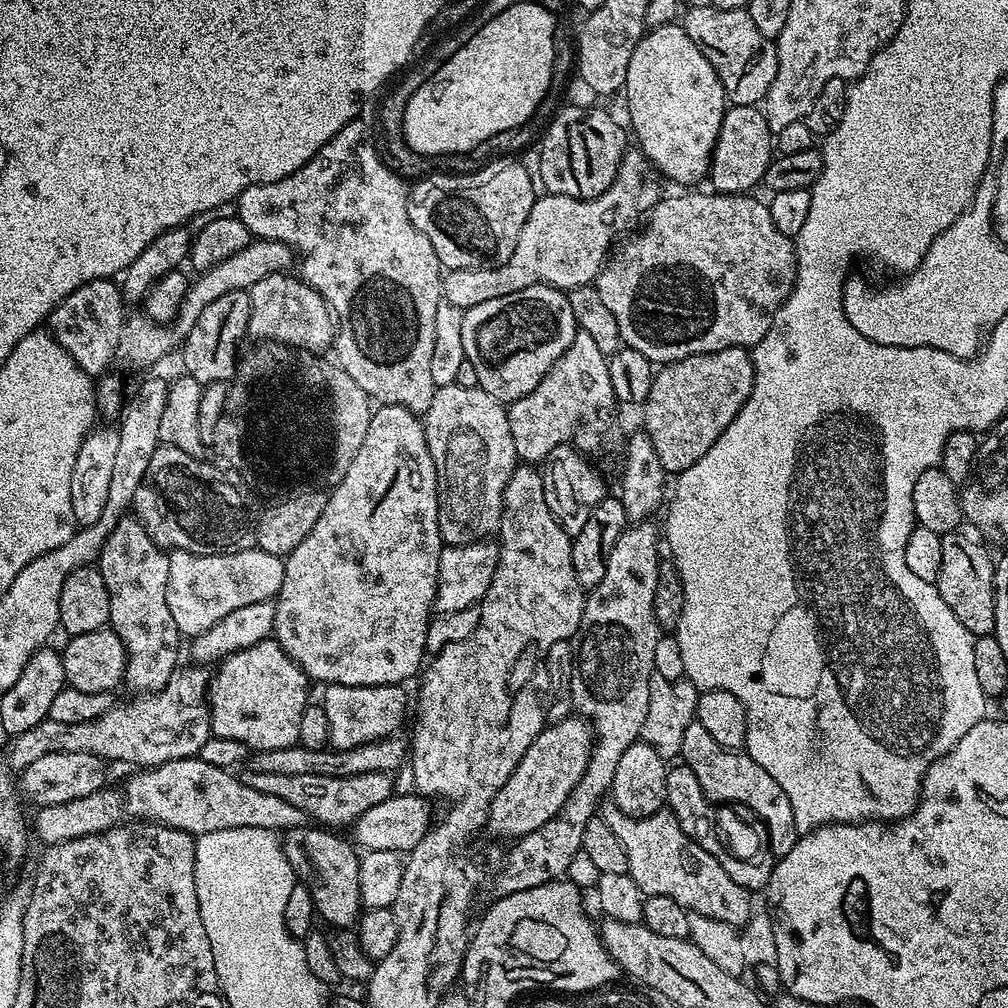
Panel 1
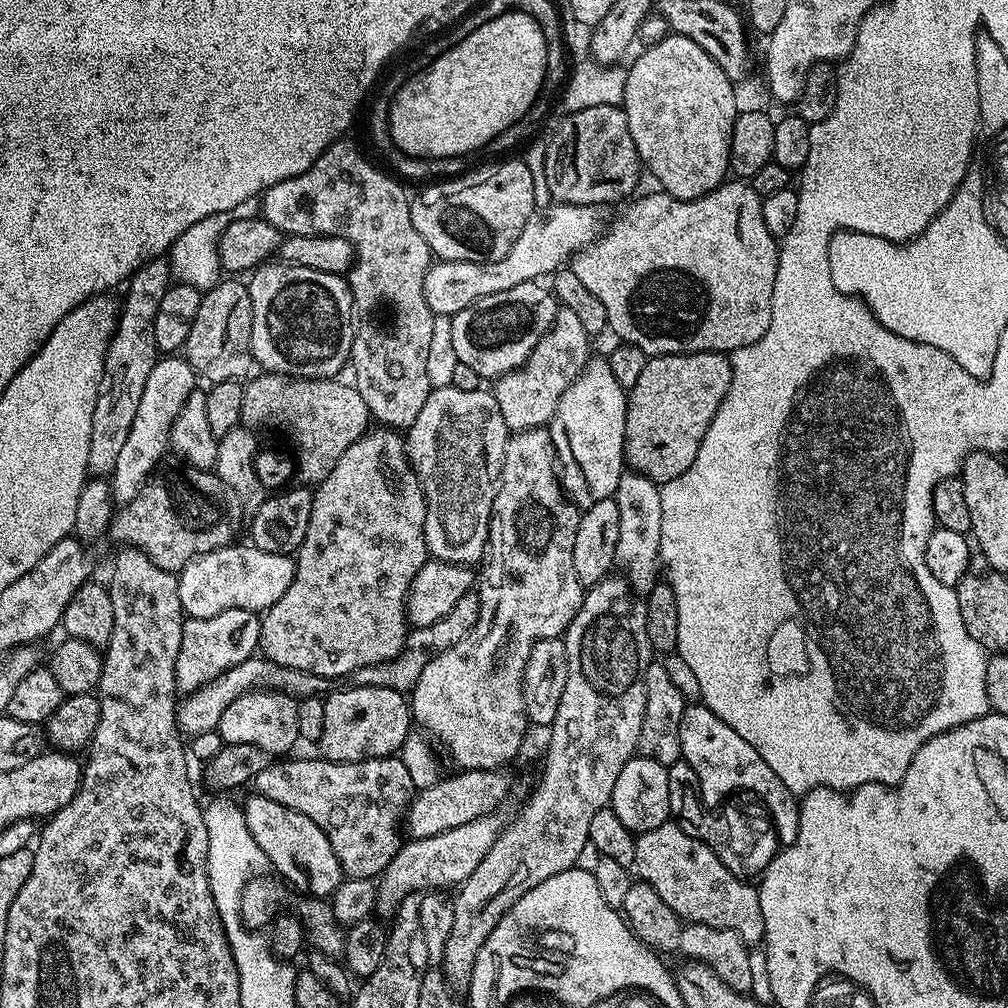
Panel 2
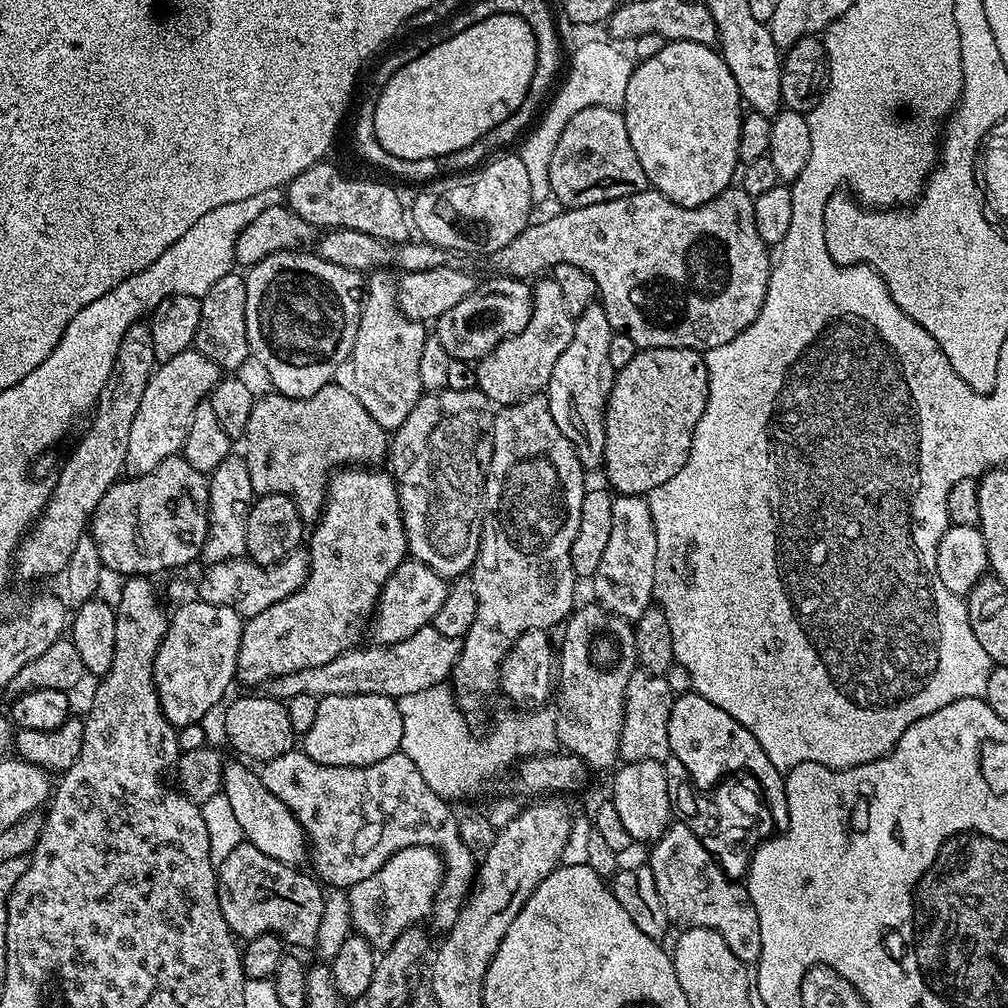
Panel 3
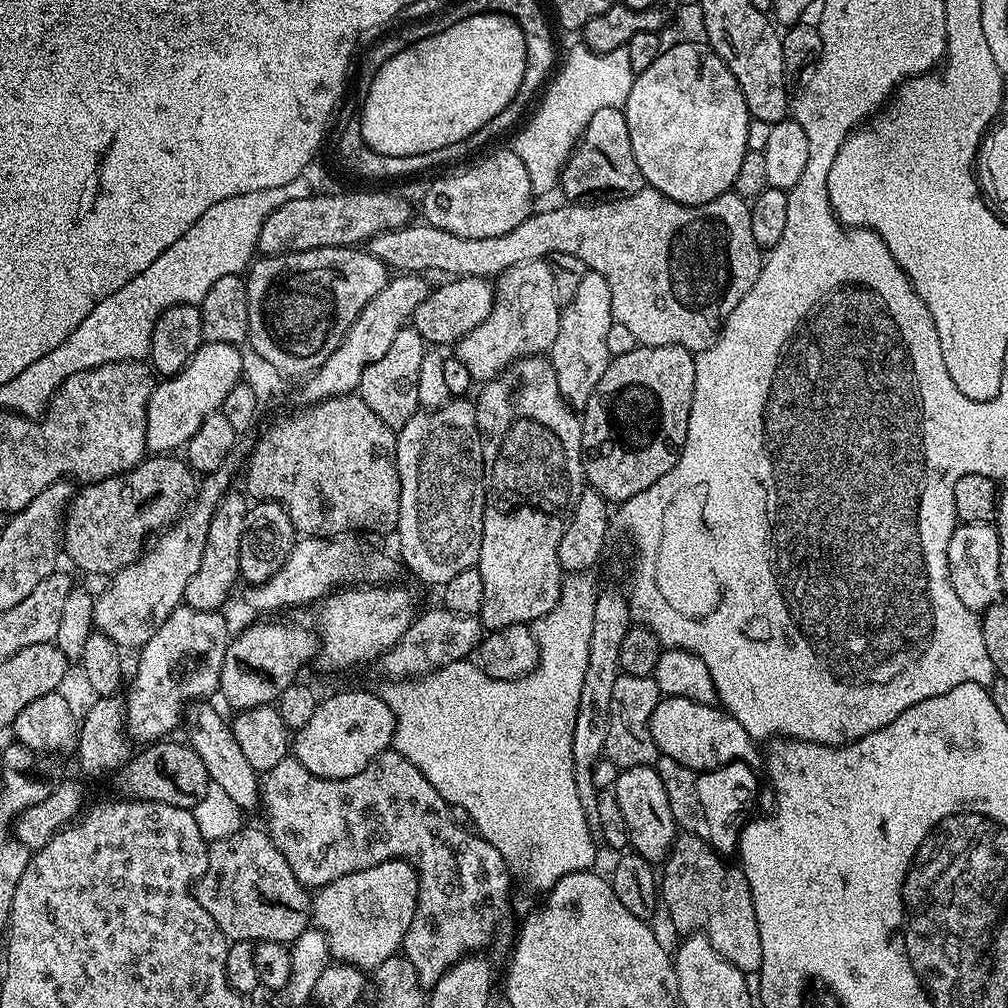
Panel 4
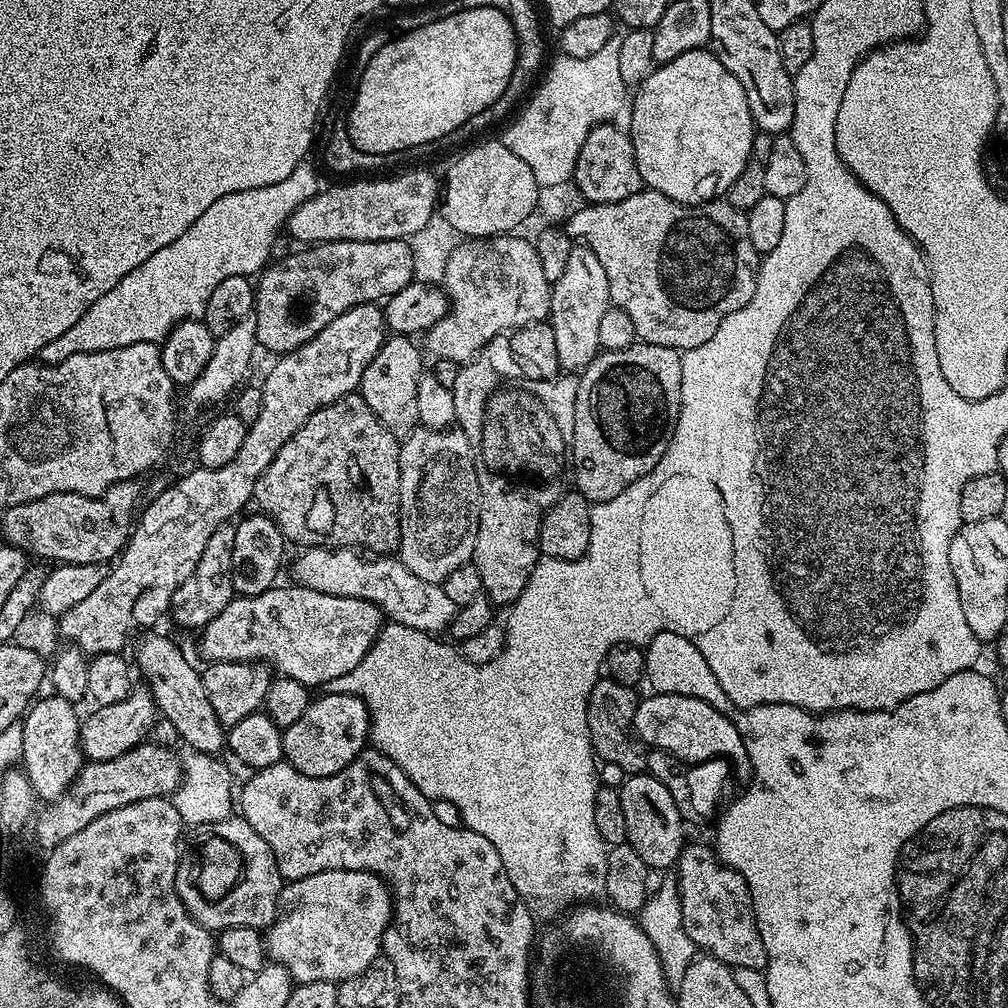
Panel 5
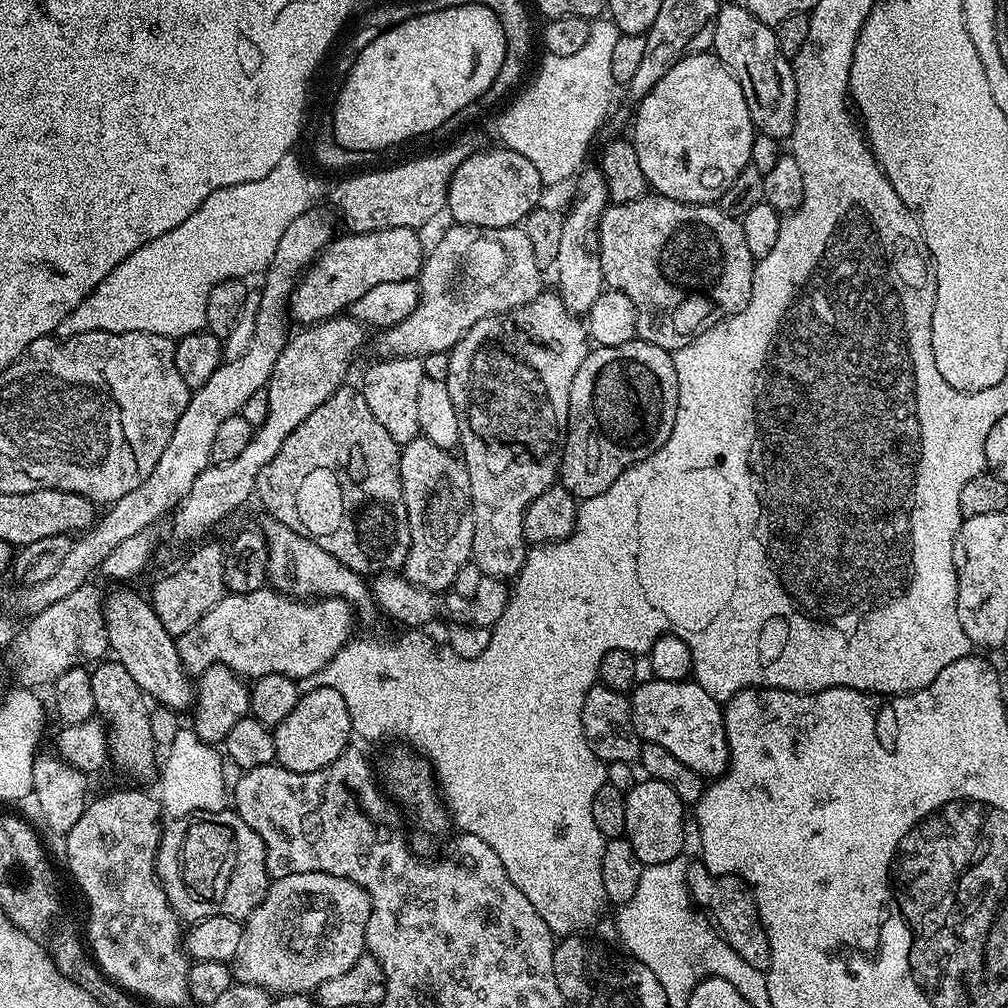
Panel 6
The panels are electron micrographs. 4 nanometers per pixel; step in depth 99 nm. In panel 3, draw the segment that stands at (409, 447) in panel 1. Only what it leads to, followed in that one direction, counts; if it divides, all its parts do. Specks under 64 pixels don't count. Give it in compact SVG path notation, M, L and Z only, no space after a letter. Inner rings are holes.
M348 466L329 479L324 511L315 521L313 528L316 529L313 532L311 529L306 540L309 571L306 582L294 590L290 598L282 598L282 602L274 602L274 606L262 610L262 614L245 619L236 667L239 683L262 686L275 676L285 676L310 666L326 666L326 662L338 658L338 654L347 652L350 646L361 643L360 635L363 632L365 635L366 622L373 619L384 583L409 555L404 514L400 509L400 489L387 471L376 471L380 470L368 466Z

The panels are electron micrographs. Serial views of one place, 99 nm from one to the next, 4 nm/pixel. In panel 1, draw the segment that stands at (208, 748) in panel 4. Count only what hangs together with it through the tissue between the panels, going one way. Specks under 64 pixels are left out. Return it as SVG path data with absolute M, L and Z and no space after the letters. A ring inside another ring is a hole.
M318 826L287 829L283 833L282 843L297 881L310 890L317 917L333 924L333 929L351 929L360 919L362 911L358 886L360 856L357 849L351 843L348 845L335 831Z

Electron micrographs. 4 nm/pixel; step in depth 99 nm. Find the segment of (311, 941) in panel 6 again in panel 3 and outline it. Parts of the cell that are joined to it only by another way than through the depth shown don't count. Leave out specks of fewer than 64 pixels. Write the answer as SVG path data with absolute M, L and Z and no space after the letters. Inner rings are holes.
M410 846L406 850L398 850L398 854L390 857L386 863L374 870L370 878L362 878L348 892L348 901L352 911L352 927L359 935L366 938L373 948L387 950L406 929L421 923L420 919L427 917L432 911L432 903L438 894L440 884L444 880L444 862L435 848L426 846Z

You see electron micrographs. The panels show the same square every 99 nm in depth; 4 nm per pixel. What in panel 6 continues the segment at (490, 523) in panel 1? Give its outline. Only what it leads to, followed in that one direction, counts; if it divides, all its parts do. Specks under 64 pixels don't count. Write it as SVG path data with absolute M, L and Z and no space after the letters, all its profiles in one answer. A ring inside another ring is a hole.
M417 438L403 445L400 477L410 522L410 554L404 563L403 575L411 584L424 588L428 593L443 593L451 589L454 574L458 574L458 570L462 570L462 566L472 558L474 514L470 474L455 451Z

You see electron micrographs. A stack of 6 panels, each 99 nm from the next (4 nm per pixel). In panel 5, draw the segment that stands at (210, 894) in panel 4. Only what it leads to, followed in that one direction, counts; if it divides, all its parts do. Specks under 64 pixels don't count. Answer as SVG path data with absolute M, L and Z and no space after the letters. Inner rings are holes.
M252 827L248 829L248 848L244 848L244 852L248 852L249 876L248 881L244 882L244 904L240 904L240 900L236 900L236 908L240 908L240 916L212 916L212 908L208 908L208 904L200 904L200 900L196 900L193 881L189 877L188 879L184 877L184 874L177 875L176 893L183 905L186 906L190 916L208 931L221 932L230 928L262 930L275 920L284 879L278 870L277 860L270 850L270 846L267 845L264 838L256 840L257 834L258 832L254 831Z

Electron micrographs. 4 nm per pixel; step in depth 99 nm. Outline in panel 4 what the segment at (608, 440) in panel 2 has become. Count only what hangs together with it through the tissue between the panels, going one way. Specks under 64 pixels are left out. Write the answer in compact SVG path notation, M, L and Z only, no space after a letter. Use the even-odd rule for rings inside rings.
M591 270L585 271L578 290L574 290L574 298L563 305L558 322L558 338L554 338L550 353L550 367L558 378L558 390L573 409L584 409L602 374L606 374L610 359L606 350L606 334L613 322L610 286L606 278Z

